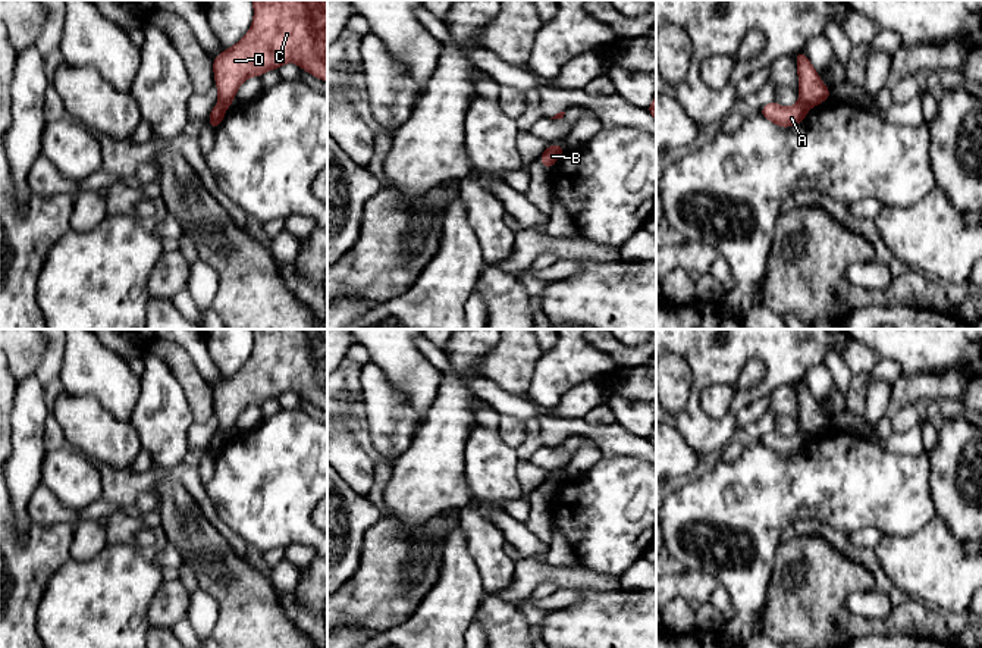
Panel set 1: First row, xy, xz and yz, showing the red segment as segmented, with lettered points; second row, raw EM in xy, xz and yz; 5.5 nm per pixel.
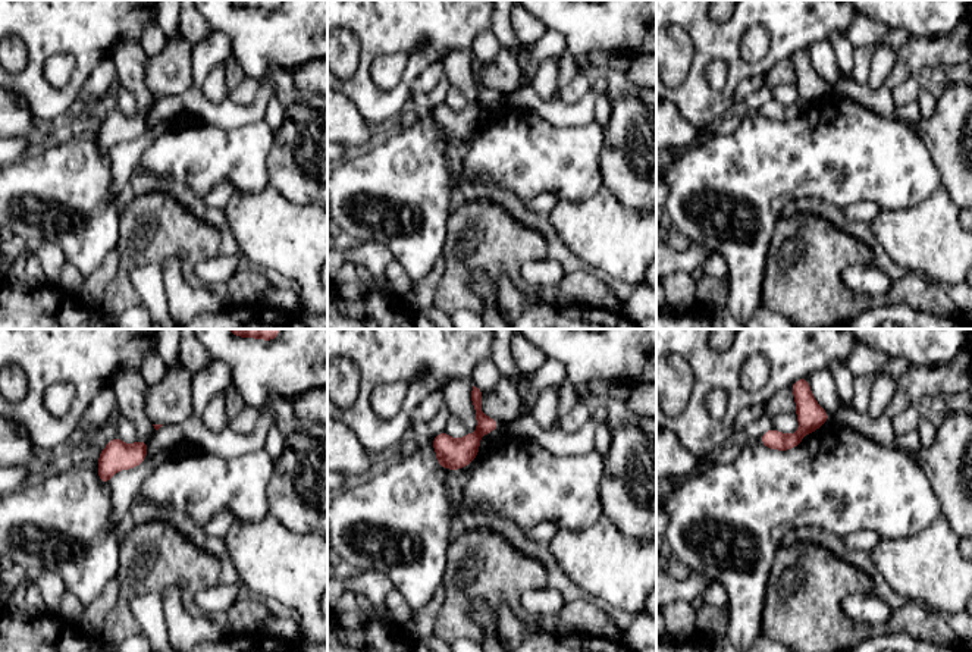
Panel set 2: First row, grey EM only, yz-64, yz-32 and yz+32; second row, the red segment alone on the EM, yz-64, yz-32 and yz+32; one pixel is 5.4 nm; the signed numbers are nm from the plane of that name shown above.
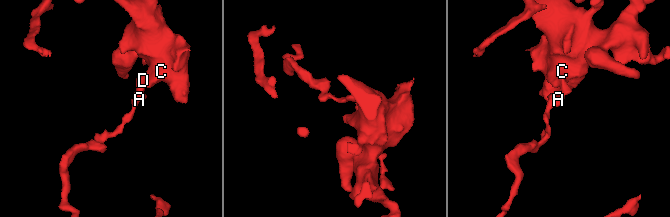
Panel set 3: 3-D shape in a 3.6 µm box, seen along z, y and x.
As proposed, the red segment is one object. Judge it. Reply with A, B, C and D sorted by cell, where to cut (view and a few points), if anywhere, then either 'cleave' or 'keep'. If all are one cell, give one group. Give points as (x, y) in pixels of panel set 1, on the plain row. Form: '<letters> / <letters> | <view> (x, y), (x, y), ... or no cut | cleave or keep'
A / B C D | xy (219, 431), (226, 435) | cleave

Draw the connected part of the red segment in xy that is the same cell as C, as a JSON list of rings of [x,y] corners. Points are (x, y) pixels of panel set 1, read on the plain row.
[[[251,329],[254,350],[244,367],[213,388],[219,432],[235,431],[239,414],[250,406],[261,406],[294,391],[302,400],[327,411],[327,329]]]

